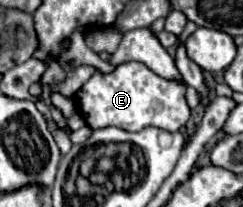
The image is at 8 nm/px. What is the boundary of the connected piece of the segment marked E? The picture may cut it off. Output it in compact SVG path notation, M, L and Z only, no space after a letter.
M122 63L114 73L94 75L78 93L78 111L92 129L120 127L124 131L142 131L144 127L160 127L164 131L180 131L190 117L184 99L186 87L166 81L152 73L144 63Z

